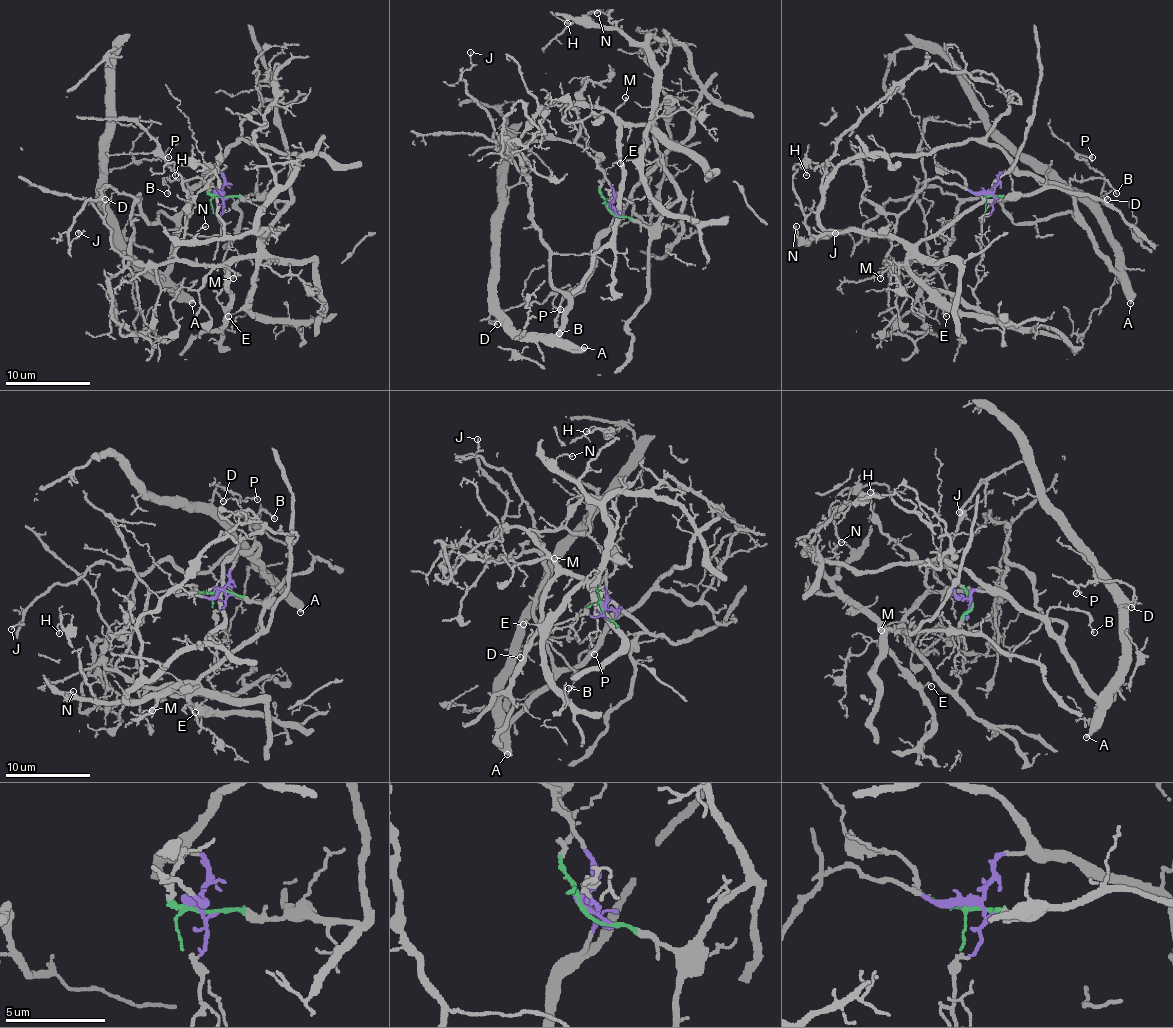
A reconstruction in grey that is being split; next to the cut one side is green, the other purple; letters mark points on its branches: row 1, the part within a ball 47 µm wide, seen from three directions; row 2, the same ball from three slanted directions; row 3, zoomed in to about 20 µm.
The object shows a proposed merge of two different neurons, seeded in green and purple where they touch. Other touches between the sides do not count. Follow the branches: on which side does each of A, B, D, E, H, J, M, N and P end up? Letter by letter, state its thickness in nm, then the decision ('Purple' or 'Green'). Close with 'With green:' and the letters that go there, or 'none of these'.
A: Thickness 380 nm. Purple
B: Thickness 120 nm. Purple
D: Thickness 120 nm. Purple
E: Thickness 110 nm. Green
H: Thickness 90 nm. Green
J: Thickness 110 nm. Purple
M: Thickness 120 nm. Green
N: Thickness 90 nm. Green
P: Thickness 90 nm. Purple
With green: E, H, M, N

